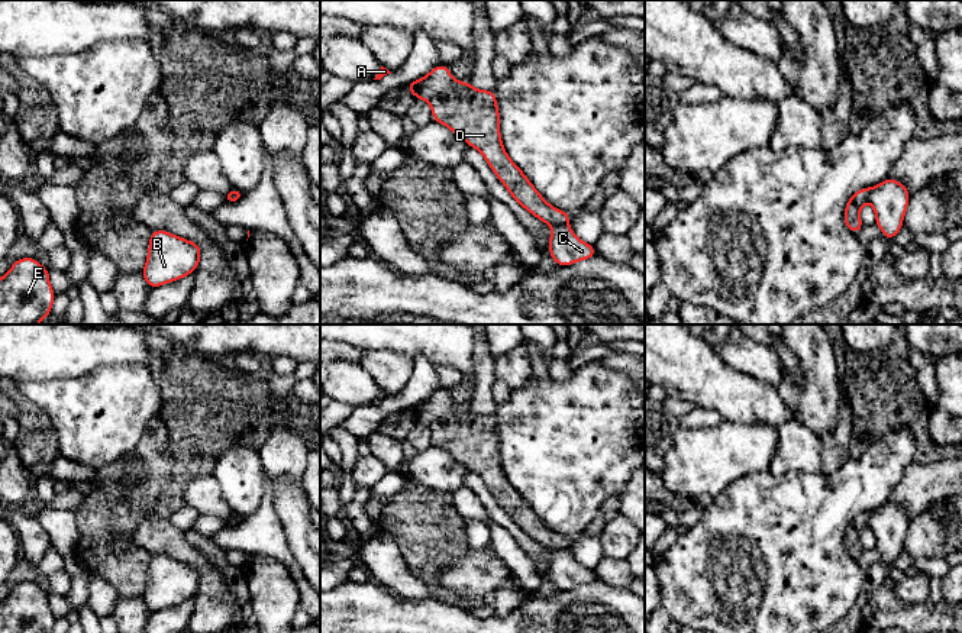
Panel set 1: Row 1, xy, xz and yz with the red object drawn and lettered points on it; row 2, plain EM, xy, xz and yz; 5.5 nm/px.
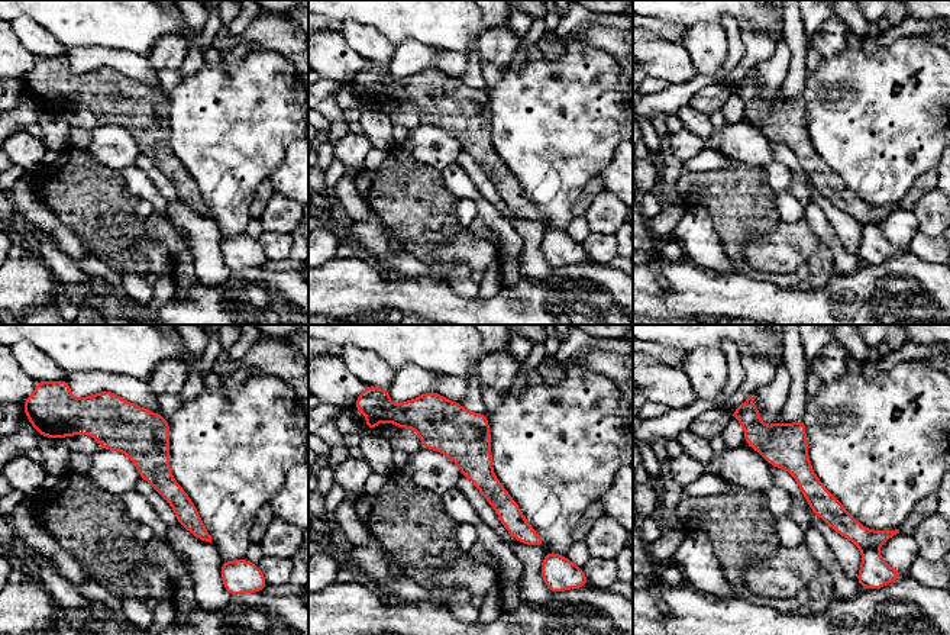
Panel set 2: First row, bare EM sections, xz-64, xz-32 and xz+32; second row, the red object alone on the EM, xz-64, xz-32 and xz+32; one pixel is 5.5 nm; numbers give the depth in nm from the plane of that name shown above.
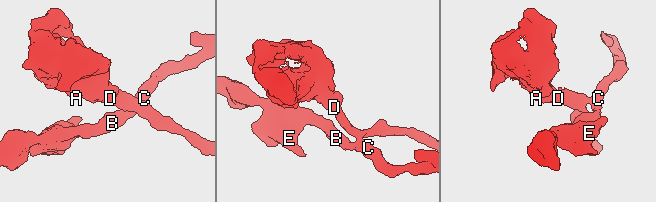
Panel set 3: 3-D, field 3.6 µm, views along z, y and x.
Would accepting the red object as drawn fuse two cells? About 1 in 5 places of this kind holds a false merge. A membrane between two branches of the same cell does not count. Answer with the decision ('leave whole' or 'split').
split

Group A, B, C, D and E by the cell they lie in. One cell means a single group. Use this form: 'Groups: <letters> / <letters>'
Groups: A D / B C E

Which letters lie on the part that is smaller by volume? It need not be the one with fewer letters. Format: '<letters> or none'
A, D

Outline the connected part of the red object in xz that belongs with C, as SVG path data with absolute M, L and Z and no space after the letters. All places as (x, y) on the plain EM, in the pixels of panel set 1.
M569 549L552 550L548 574L552 584L561 591L597 579L595 572L578 563Z

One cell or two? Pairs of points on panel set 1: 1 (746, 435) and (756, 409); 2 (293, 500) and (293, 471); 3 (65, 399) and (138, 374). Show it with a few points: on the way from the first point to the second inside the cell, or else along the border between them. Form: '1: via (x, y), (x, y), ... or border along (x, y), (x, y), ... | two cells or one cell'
1: border along (723, 419), (733, 422), (765, 422), (775, 428) | two cells
2: border along (271, 483), (289, 478), (302, 488) | two cells
3: via (83, 399), (113, 399), (120, 391) | one cell

